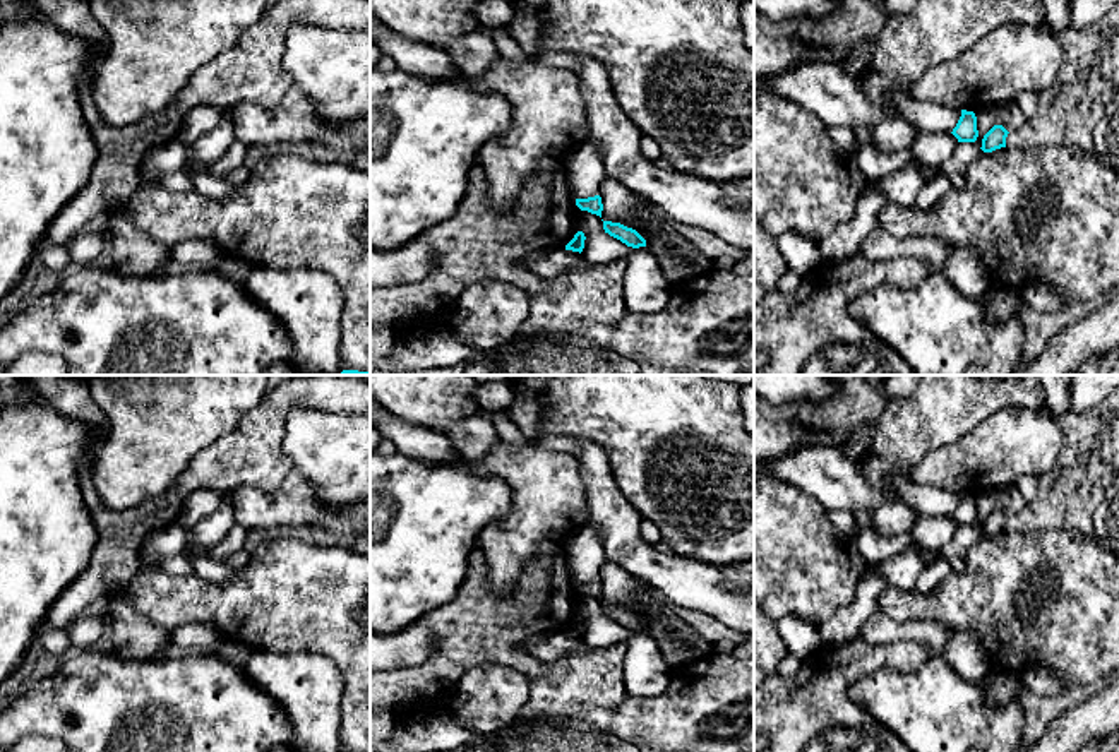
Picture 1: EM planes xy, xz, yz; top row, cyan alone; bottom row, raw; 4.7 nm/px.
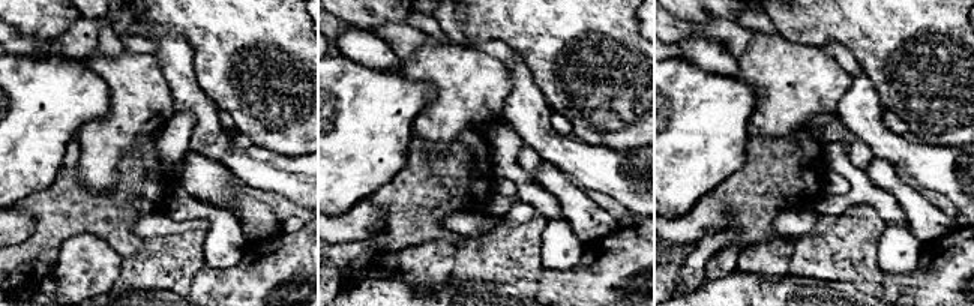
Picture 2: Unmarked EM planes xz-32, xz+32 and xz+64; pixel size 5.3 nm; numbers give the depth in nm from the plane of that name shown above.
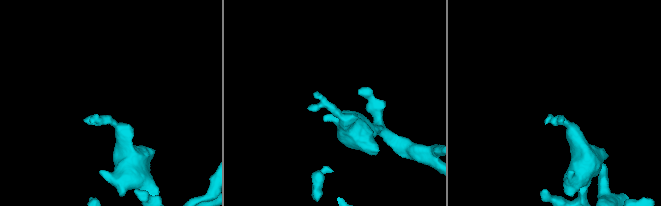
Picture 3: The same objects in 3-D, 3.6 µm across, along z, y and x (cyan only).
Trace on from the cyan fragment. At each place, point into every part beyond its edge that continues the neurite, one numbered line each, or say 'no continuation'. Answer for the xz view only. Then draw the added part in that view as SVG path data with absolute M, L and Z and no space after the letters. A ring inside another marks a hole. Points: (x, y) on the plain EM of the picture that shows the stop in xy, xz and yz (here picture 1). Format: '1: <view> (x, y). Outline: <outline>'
1: xz (585, 552). Outline: M584 524L564 545L567 565L576 582L595 581L601 565L607 562L605 543L601 533Z

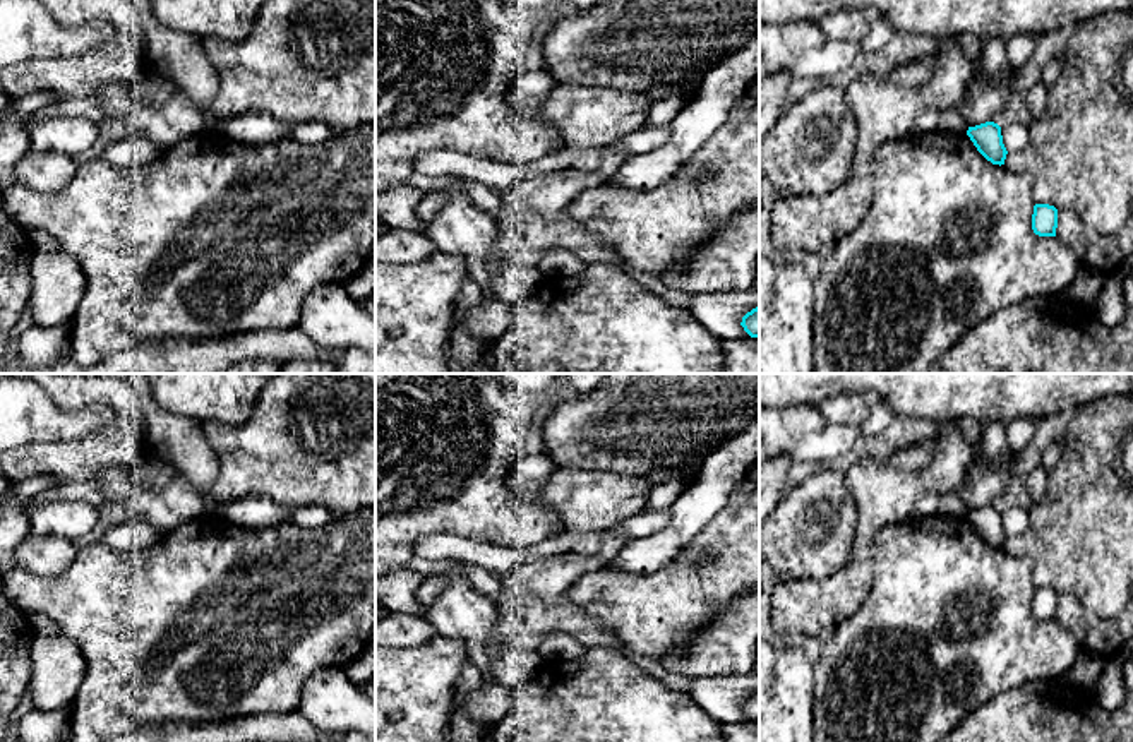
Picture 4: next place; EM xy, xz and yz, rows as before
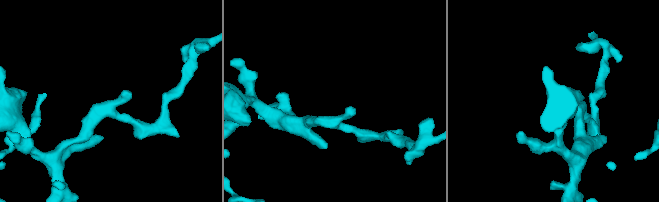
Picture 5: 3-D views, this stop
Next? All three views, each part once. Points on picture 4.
no continuation

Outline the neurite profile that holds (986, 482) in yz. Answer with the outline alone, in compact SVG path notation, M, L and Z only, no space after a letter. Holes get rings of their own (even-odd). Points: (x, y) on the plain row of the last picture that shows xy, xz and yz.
M982 440L974 447L962 499L968 511L994 504L1008 488L1016 468L1016 452L1001 464L992 464L982 456Z

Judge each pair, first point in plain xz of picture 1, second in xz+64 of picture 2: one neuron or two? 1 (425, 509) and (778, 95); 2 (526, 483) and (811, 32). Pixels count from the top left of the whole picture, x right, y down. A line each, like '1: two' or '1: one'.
1: two
2: two

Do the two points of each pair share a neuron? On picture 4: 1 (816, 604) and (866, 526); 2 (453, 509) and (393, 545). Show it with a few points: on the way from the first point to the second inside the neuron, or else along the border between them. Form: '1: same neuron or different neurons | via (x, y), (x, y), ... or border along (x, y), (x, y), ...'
1: same neuron | via (837, 590), (861, 566), (863, 547)
2: same neuron | via (437, 509), (429, 509), (408, 530)

